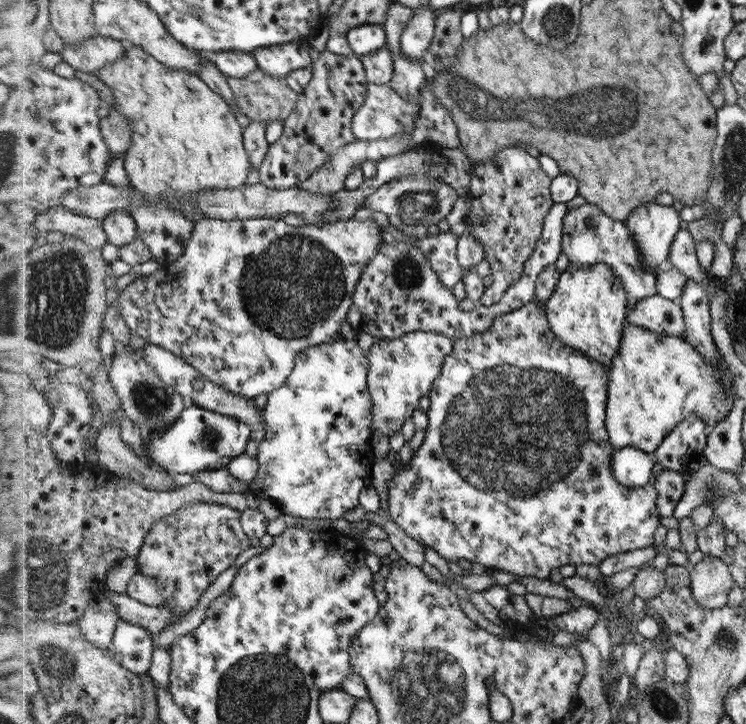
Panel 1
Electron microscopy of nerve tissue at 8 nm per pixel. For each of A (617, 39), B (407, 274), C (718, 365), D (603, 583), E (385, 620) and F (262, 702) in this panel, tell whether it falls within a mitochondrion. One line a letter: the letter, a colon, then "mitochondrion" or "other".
A: other
B: mitochondrion
C: other
D: other
E: other
F: mitochondrion

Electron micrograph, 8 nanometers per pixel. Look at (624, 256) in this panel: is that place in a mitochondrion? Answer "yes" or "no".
yes

